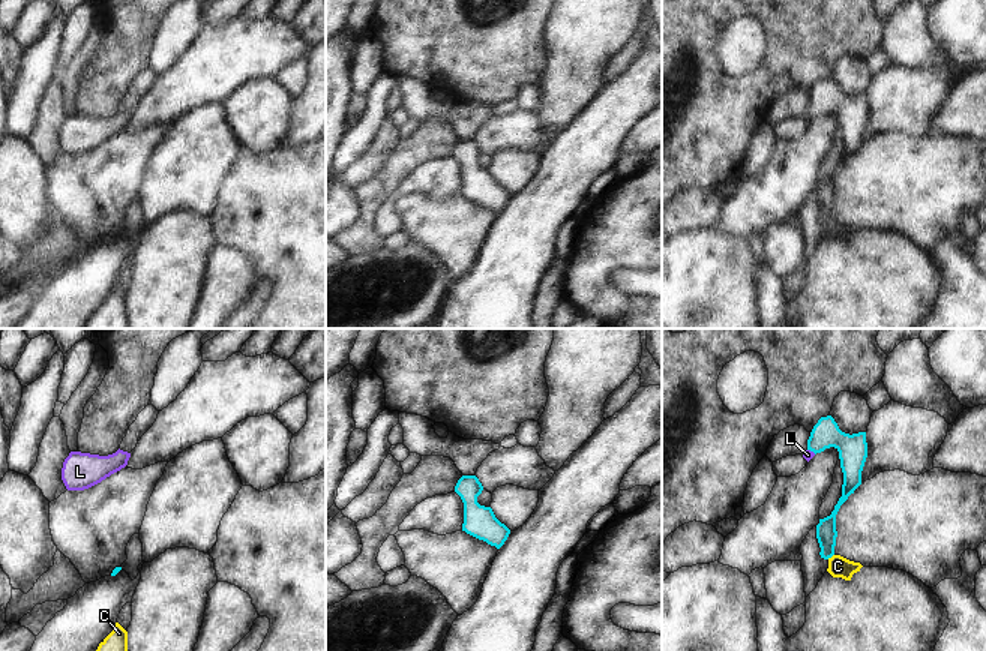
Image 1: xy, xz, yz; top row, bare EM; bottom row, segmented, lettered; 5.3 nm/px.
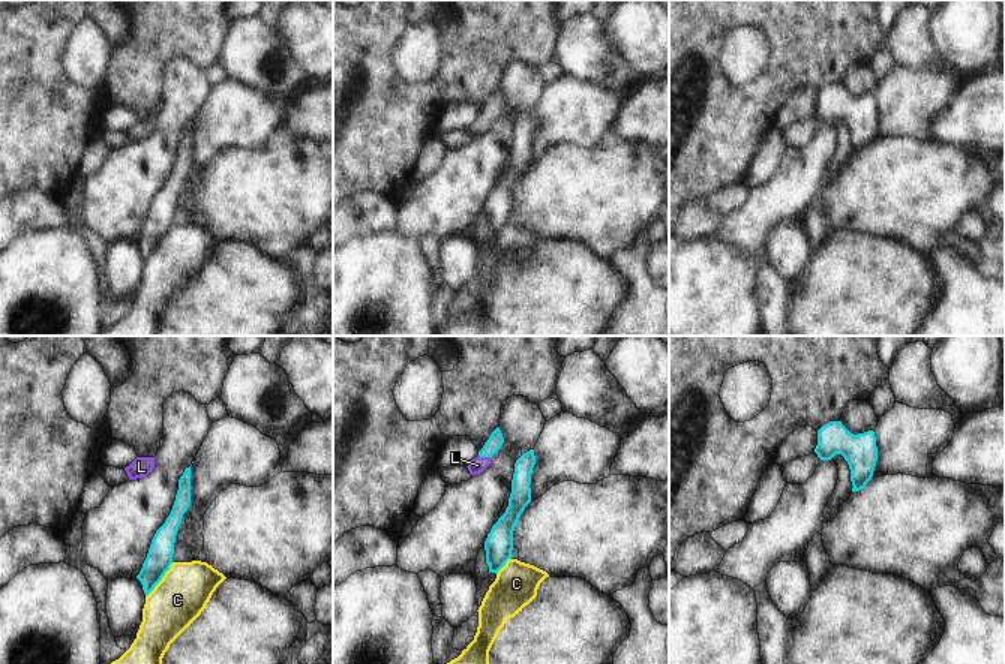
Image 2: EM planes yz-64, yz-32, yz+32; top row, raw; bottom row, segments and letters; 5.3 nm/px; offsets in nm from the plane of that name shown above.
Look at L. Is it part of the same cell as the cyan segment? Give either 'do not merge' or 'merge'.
merge

